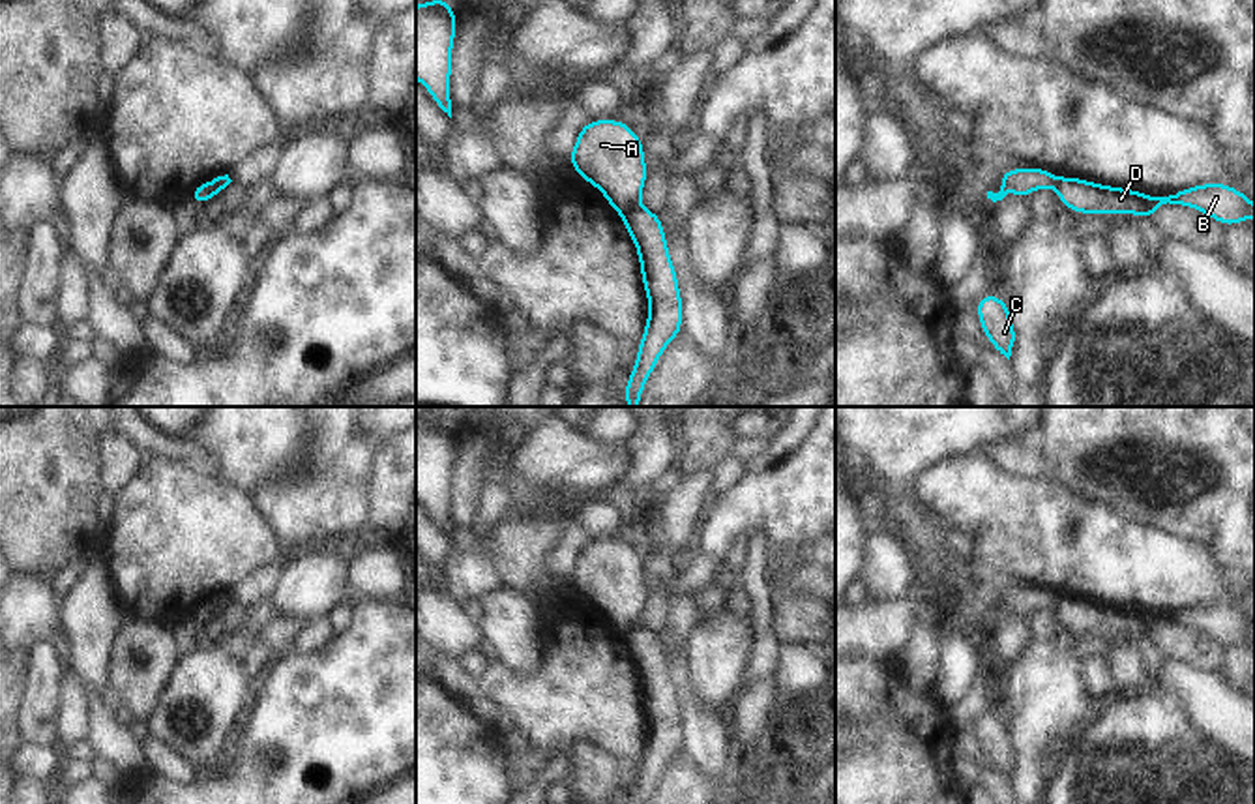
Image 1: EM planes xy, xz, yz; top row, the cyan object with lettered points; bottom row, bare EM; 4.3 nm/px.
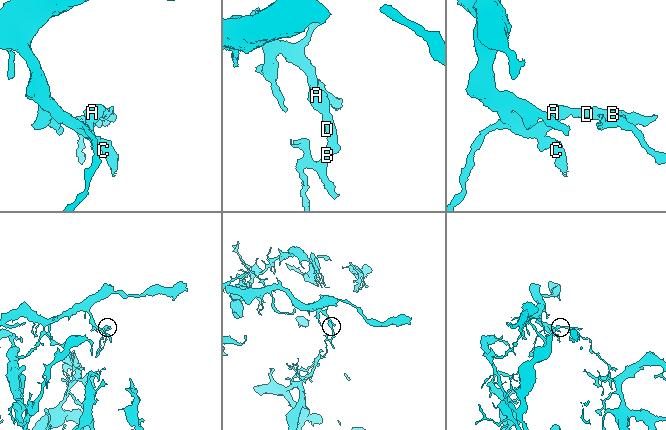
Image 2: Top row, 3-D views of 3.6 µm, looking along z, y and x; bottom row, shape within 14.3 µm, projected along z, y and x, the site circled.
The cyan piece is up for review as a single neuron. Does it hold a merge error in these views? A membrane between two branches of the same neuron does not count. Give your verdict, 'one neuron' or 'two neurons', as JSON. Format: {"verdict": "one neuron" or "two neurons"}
{"verdict": "two neurons"}

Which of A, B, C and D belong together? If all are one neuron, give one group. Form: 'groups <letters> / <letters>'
groups A C / B D

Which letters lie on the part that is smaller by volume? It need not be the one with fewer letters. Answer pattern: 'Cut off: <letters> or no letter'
Cut off: B, D

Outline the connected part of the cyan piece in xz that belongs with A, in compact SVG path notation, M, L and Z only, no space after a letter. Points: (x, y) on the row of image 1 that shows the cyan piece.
M594 120L581 127L568 156L577 174L596 186L616 214L642 208L641 191L648 171L642 139L620 120Z

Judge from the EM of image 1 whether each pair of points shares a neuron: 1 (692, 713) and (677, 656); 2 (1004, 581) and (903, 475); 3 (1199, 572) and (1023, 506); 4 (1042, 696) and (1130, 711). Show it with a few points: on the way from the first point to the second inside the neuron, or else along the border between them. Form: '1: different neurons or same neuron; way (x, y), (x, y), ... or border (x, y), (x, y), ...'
1: same neuron; way (688, 699), (679, 670)
2: different neurons; border (862, 458), (896, 486)
3: same neuron; way (1156, 572), (1066, 546)
4: different neurons; border (1092, 720), (1066, 744)

